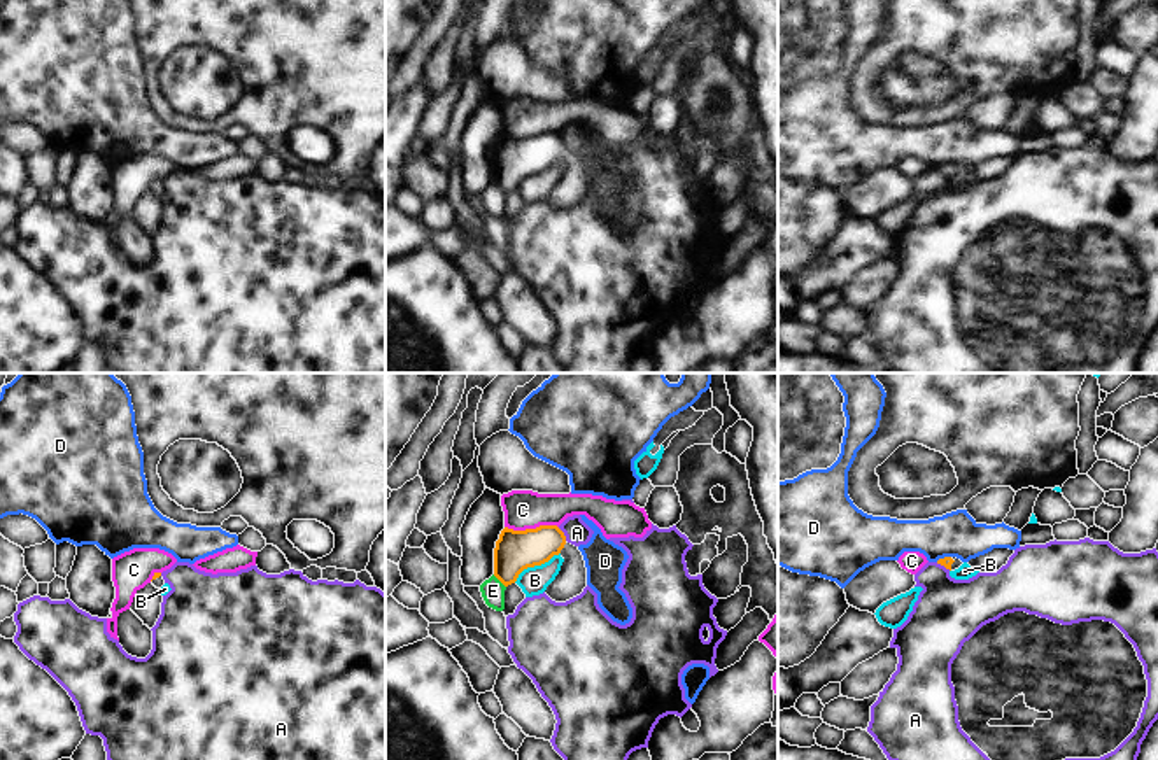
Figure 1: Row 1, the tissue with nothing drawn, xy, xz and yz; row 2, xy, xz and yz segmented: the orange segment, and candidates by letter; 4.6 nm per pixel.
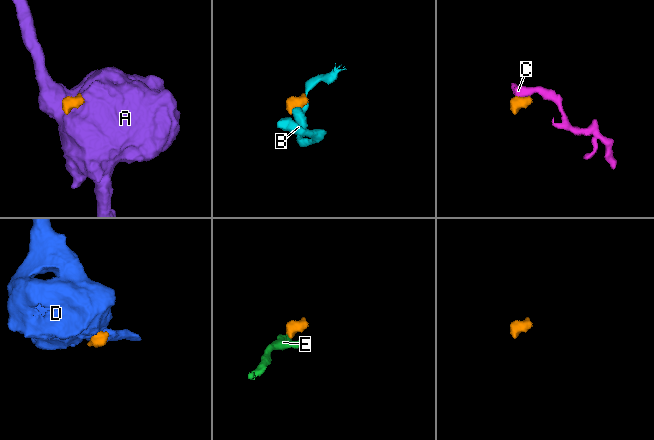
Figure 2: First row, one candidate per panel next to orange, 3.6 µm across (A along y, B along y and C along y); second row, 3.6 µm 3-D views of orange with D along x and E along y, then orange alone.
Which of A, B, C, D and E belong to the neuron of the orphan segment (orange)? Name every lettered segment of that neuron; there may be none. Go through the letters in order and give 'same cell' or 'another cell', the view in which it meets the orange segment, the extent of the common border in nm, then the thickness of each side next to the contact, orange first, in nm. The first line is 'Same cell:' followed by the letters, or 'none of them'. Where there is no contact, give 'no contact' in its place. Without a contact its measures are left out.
Same cell: none of them
A: another cell | xz | 80 nm | 190/120 nm
B: another cell | xz | 260 nm | 190/130 nm
C: another cell | xz | 240 nm | 190/180 nm
D: another cell | yz | 80 nm | 50/200 nm
E: another cell | xz | 90 nm | 190/110 nm

